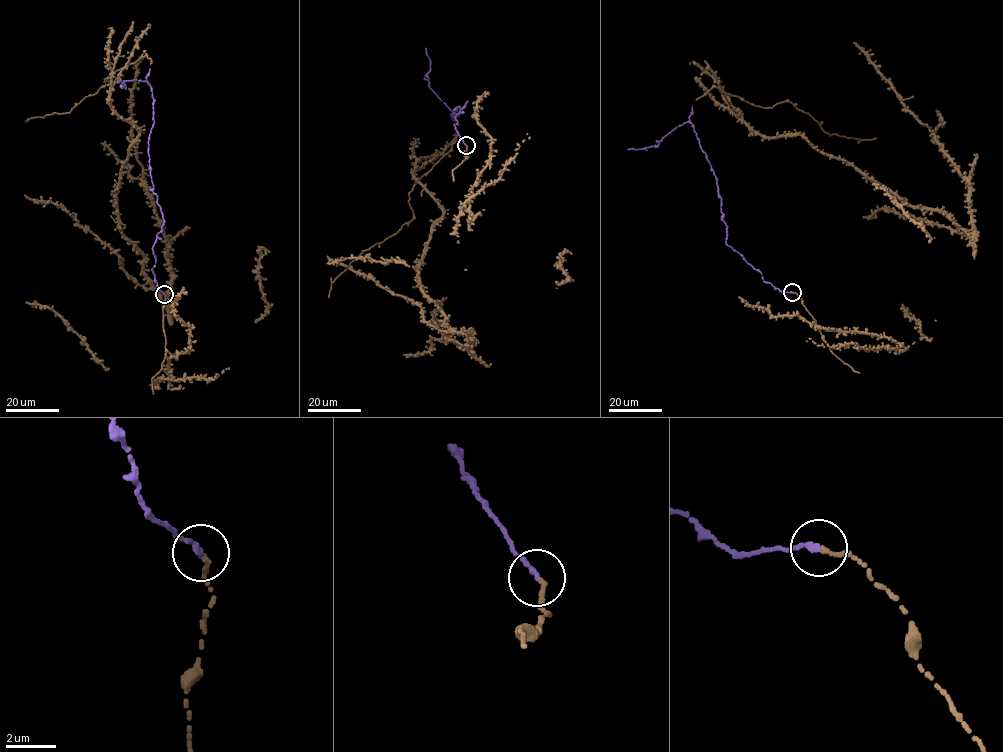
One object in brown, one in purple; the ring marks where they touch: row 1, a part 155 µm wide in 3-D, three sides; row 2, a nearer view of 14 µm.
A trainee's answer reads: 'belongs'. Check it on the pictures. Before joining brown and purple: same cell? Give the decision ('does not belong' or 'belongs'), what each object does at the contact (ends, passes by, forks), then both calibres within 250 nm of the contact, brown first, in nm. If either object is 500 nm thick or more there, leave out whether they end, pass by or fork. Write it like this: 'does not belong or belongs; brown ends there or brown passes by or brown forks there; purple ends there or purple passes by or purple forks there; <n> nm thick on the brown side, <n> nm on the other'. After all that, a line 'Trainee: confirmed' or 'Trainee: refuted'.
belongs; brown ends there; purple ends there; 200 nm thick on the brown side, 240 nm on the other
Trainee: confirmed

